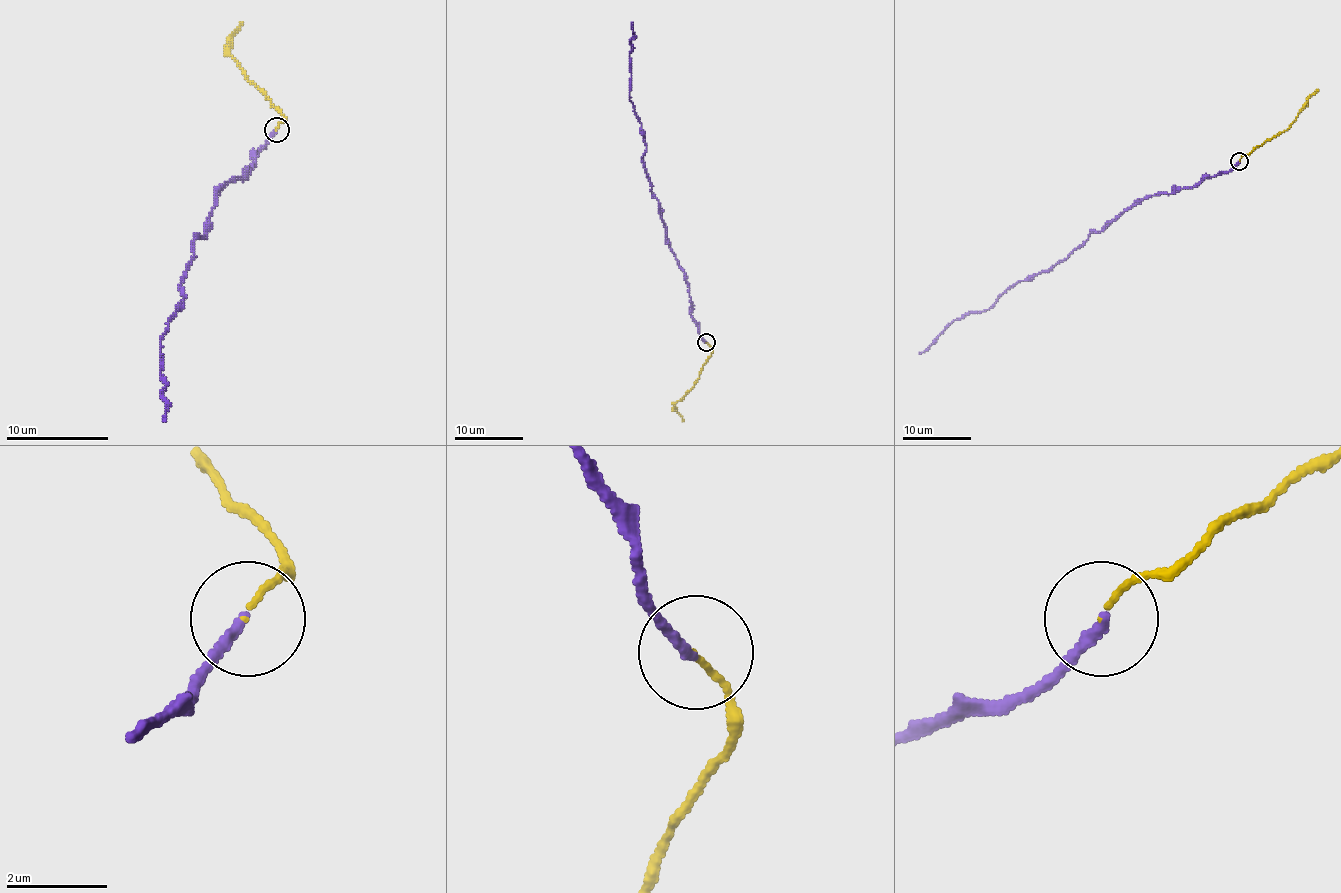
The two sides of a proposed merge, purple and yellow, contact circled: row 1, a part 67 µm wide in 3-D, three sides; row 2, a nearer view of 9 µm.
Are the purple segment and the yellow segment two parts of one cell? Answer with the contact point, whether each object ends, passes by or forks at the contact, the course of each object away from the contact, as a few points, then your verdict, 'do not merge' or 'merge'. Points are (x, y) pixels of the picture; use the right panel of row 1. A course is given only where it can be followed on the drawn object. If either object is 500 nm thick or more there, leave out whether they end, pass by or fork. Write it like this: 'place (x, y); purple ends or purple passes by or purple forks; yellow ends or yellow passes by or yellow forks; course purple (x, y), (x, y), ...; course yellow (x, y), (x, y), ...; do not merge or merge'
place (1239, 161); purple ends; yellow ends; course purple (1240, 161), (1192, 187), (1134, 202), (1066, 258), (1020, 280), (987, 309), (955, 320), (919, 354); course yellow (1240, 161), (1245, 154), (1291, 125), (1318, 89); do not merge

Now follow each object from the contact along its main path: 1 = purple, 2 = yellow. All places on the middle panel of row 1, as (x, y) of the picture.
1: (706, 343), (691, 314), (684, 269), (644, 169), (641, 123), (629, 99), (631, 22)
2: (706, 343), (711, 348), (711, 355), (697, 382), (675, 404), (675, 411), (684, 421)

